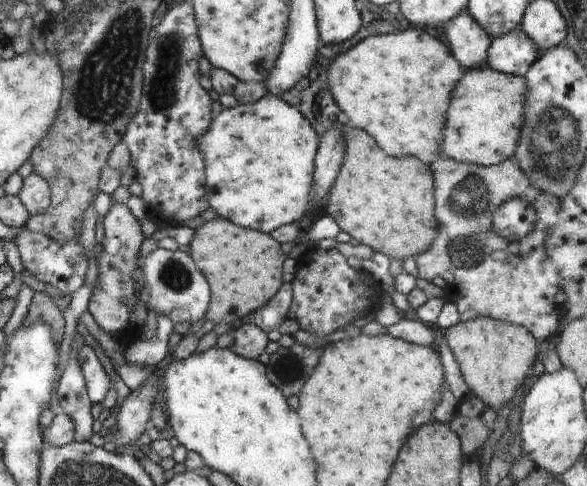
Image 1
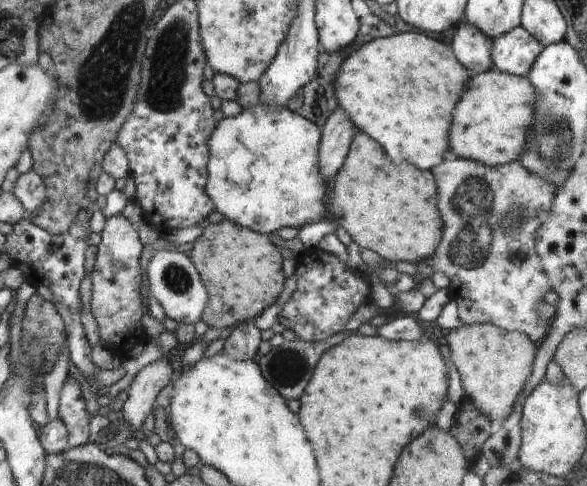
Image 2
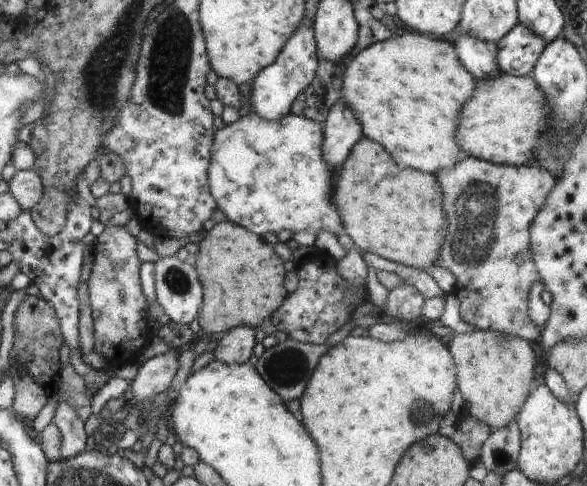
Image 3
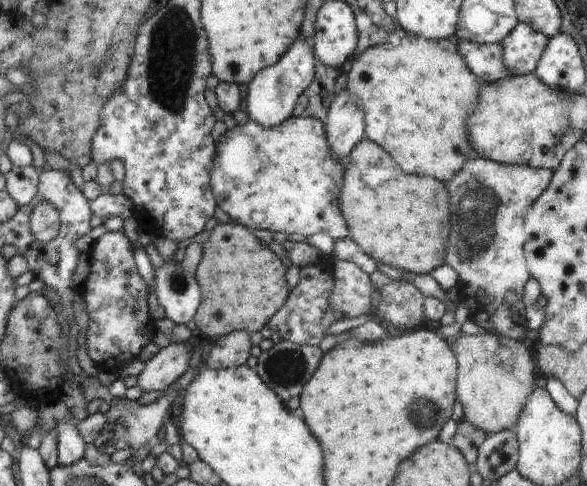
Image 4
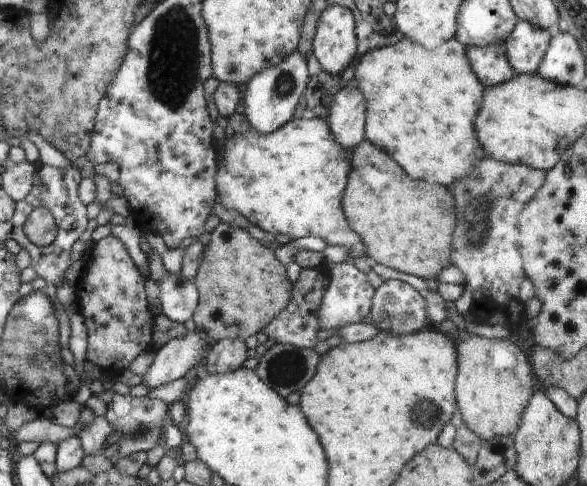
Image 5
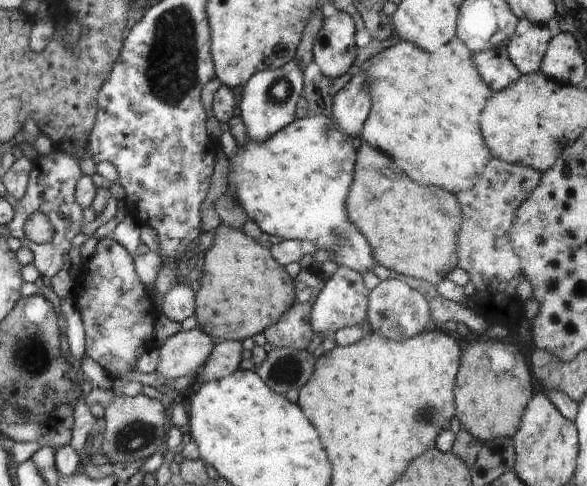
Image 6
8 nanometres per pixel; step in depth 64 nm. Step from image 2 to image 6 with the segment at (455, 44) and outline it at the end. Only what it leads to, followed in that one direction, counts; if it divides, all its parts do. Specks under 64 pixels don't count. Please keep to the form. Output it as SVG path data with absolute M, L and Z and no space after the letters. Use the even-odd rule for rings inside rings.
M506 43L472 53L472 56L479 75L491 87L492 91L508 88L522 75L518 68L512 64L507 53Z

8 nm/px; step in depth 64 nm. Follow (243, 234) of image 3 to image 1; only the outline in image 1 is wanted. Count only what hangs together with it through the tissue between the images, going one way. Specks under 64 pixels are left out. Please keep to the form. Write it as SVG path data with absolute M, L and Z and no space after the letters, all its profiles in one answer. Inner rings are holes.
M217 216L196 229L189 246L190 255L196 256L195 264L200 264L203 275L212 280L211 296L216 296L216 300L212 300L212 312L207 312L206 318L215 324L240 321L242 316L259 310L282 290L282 262L286 256L268 233L248 230Z

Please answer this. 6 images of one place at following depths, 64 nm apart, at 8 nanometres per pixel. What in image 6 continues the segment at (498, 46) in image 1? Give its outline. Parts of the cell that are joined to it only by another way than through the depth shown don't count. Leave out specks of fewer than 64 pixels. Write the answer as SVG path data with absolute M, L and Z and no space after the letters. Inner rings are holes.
M519 19L515 34L509 38L506 45L512 64L522 75L542 71L542 62L546 58L553 35L548 24Z

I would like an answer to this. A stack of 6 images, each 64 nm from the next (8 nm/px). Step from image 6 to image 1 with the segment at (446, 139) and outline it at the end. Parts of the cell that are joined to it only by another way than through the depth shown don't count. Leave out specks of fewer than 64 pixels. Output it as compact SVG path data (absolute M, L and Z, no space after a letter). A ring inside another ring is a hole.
M406 27L385 35L372 35L346 49L332 60L328 70L328 86L336 104L354 126L375 137L379 147L391 157L416 157L425 165L442 156L447 110L454 97L455 86L463 78L462 66L444 42L430 36L420 27Z

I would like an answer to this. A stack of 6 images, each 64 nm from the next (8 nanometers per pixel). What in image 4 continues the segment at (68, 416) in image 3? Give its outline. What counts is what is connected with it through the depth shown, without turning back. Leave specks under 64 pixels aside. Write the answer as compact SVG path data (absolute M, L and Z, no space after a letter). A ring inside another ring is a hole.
M61 422L57 425L59 431L59 459L60 465L72 466L86 458L86 439L80 434L78 422Z

